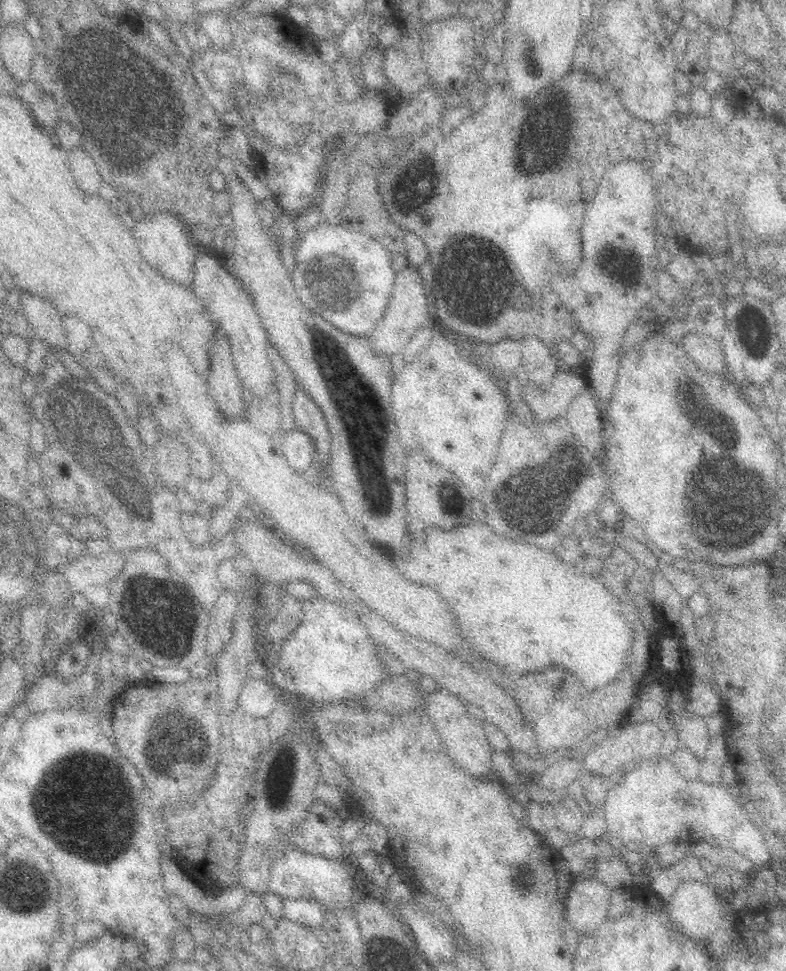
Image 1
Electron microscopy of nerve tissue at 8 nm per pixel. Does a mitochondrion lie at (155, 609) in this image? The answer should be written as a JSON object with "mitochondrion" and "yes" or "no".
{"mitochondrion":"yes"}

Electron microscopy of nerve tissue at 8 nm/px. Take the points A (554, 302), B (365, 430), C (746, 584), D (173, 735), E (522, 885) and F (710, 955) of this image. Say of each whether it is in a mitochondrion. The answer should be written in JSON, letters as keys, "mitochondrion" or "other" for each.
{"A":"other","B":"mitochondrion","C":"other","D":"mitochondrion","E":"mitochondrion","F":"other"}

